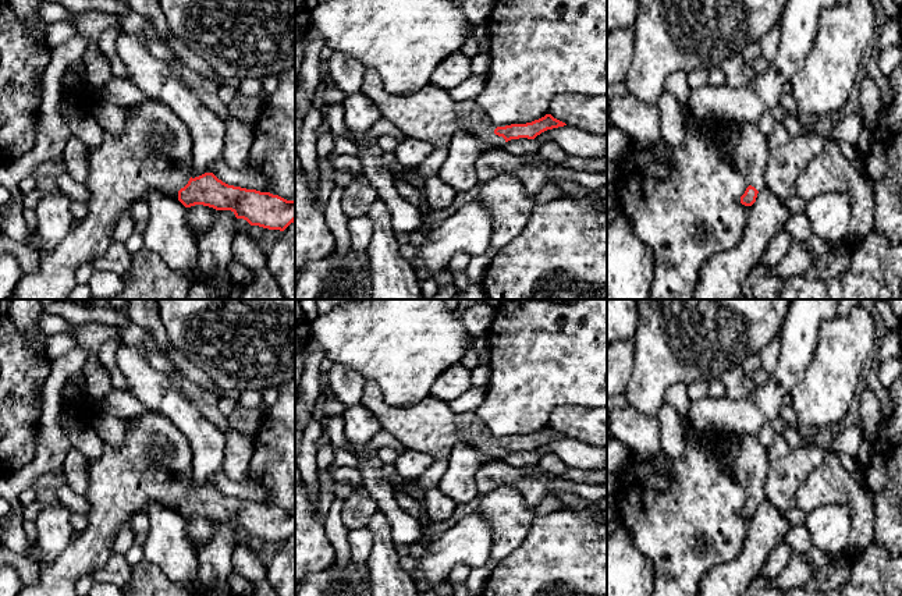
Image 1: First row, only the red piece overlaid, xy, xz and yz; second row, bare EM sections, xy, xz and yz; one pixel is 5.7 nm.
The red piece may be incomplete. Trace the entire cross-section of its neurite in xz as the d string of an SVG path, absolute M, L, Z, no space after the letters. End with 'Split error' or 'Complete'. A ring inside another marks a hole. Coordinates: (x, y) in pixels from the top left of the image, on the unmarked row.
M365 380L361 404L379 419L383 430L397 437L406 448L448 458L454 447L468 443L480 453L503 458L511 451L535 451L547 441L567 437L551 426L526 436L496 439L477 412L455 412L450 402L432 395L409 407L391 407L373 380Z. Split error

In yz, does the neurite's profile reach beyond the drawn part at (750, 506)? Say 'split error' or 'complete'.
split error

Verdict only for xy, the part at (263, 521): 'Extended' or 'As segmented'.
Extended

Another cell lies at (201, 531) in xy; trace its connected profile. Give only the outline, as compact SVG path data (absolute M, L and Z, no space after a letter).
M203 517L187 519L187 532L189 540L192 542L198 553L205 544L207 544L214 538L216 521Z

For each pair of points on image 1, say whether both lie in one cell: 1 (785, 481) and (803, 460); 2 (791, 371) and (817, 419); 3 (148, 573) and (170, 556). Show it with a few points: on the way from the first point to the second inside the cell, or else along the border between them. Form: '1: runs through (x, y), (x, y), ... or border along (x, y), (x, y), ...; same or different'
1: runs through (788, 475), (798, 465); same
2: border along (813, 354), (805, 376), (788, 393); different
3: border along (145, 559), (156, 564), (173, 581); different

